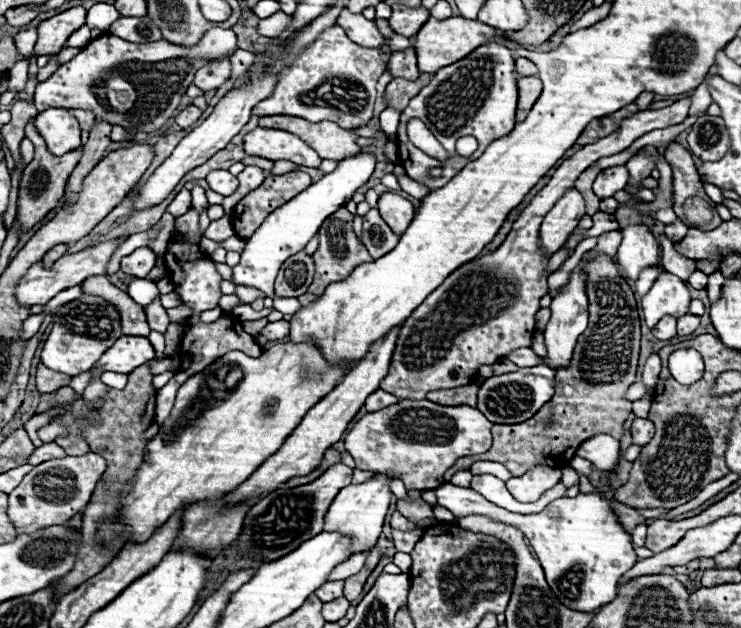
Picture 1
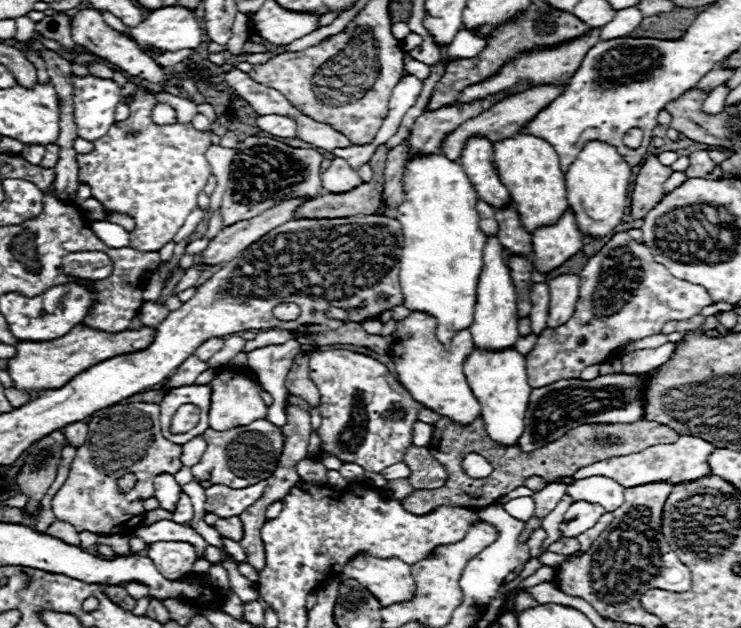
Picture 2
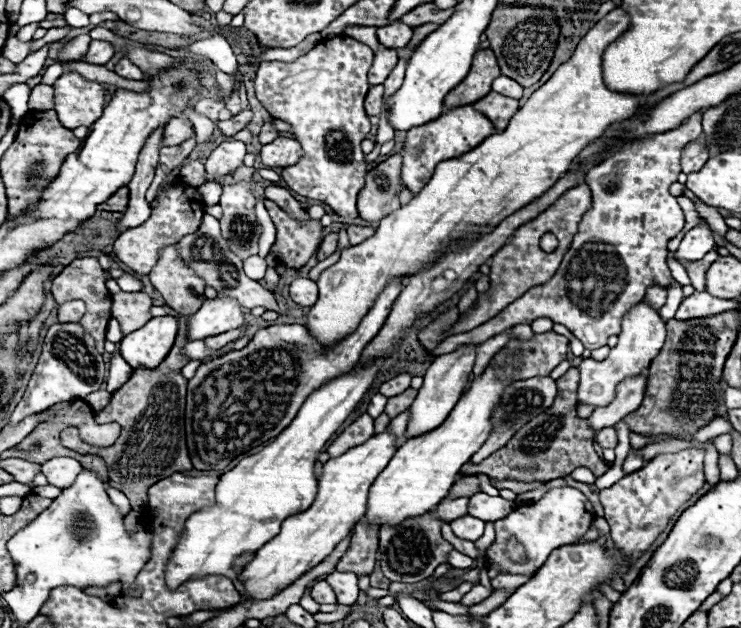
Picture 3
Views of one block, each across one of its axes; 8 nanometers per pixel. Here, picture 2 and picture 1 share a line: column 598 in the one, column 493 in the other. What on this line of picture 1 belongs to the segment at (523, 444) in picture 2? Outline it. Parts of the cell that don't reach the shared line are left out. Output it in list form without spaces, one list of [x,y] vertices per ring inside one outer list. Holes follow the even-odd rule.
[[[546,364],[532,368],[520,368],[518,372],[508,372],[502,376],[486,378],[478,390],[478,410],[492,424],[520,424],[532,418],[554,394],[554,370]]]

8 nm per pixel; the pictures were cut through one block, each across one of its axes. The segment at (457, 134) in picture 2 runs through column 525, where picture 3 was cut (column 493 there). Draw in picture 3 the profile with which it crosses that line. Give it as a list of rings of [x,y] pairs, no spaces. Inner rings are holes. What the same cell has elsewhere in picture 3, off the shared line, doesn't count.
[[[490,92],[488,96],[484,96],[484,100],[478,100],[472,106],[494,124],[496,132],[502,132],[508,126],[510,116],[520,108],[518,100],[512,100],[498,92]]]

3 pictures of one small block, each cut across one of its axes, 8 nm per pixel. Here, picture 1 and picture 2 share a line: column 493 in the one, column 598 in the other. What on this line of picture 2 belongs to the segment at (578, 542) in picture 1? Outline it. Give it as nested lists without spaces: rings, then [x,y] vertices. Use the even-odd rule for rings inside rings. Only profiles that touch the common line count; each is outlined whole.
[[[584,500],[574,502],[568,508],[568,512],[564,514],[564,522],[562,522],[560,530],[564,536],[578,536],[578,534],[586,532],[588,528],[592,528],[604,512],[606,510],[600,504],[588,504]]]

